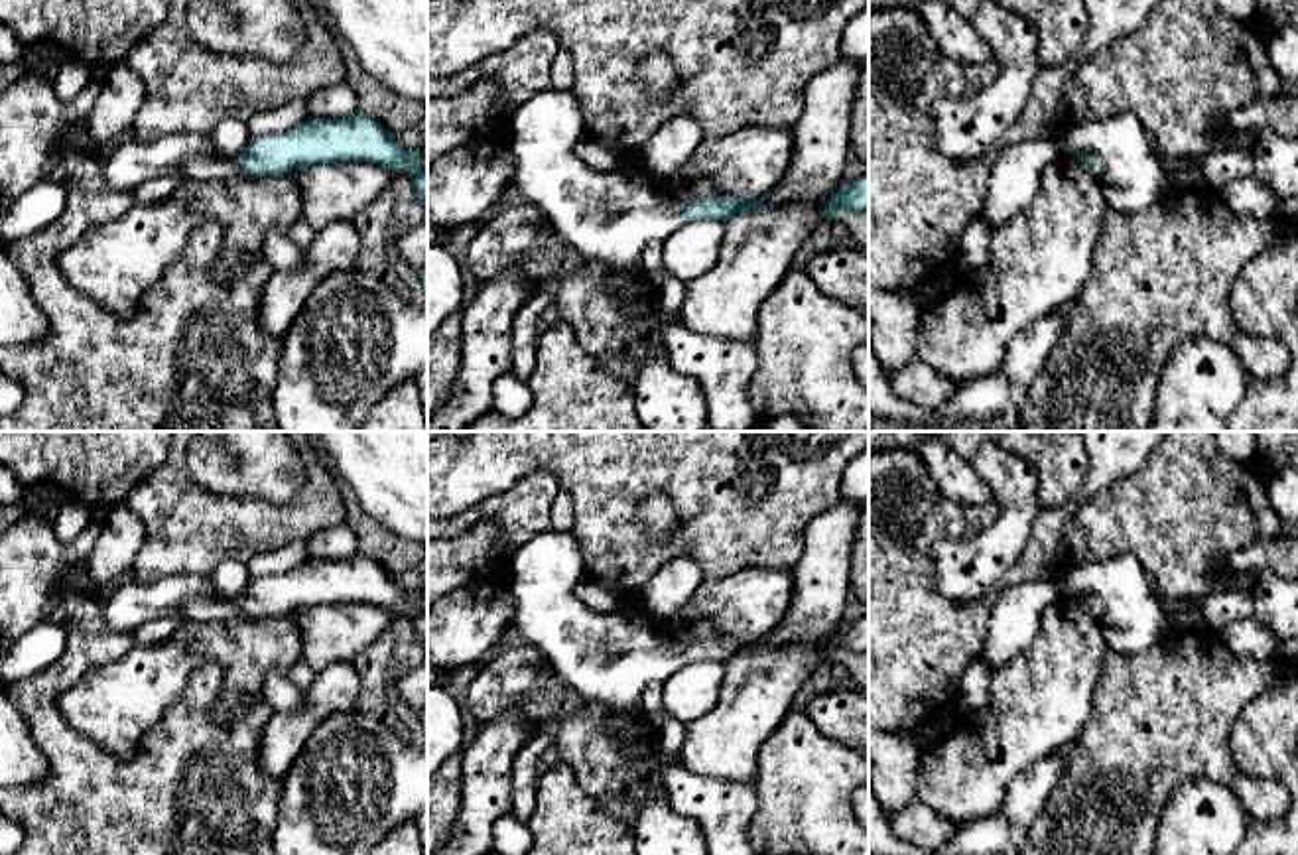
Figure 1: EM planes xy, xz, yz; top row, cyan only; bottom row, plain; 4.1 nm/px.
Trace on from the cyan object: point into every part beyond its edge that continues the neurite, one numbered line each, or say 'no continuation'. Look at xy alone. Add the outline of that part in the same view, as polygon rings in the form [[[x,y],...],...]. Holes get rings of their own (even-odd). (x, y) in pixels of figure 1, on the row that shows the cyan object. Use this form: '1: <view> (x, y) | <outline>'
1: xy (129, 162) | [[[128,134],[102,152],[100,169],[114,191],[132,191],[158,175],[211,181],[242,173],[238,158],[219,152],[211,134],[171,134],[154,142]]]

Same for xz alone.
1: xz (609, 219) | [[[546,89],[512,108],[508,148],[514,156],[514,173],[510,187],[522,195],[524,203],[544,213],[552,229],[577,250],[579,260],[609,268],[636,268],[650,242],[662,242],[685,223],[683,205],[656,191],[638,169],[603,173],[579,160],[573,146],[581,136],[581,122],[579,100],[569,91]]]

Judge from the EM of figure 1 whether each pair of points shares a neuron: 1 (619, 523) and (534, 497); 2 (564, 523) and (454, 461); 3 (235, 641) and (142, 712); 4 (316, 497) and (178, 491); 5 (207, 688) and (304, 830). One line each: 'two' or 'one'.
1: two
2: two
3: one
4: one
5: two

